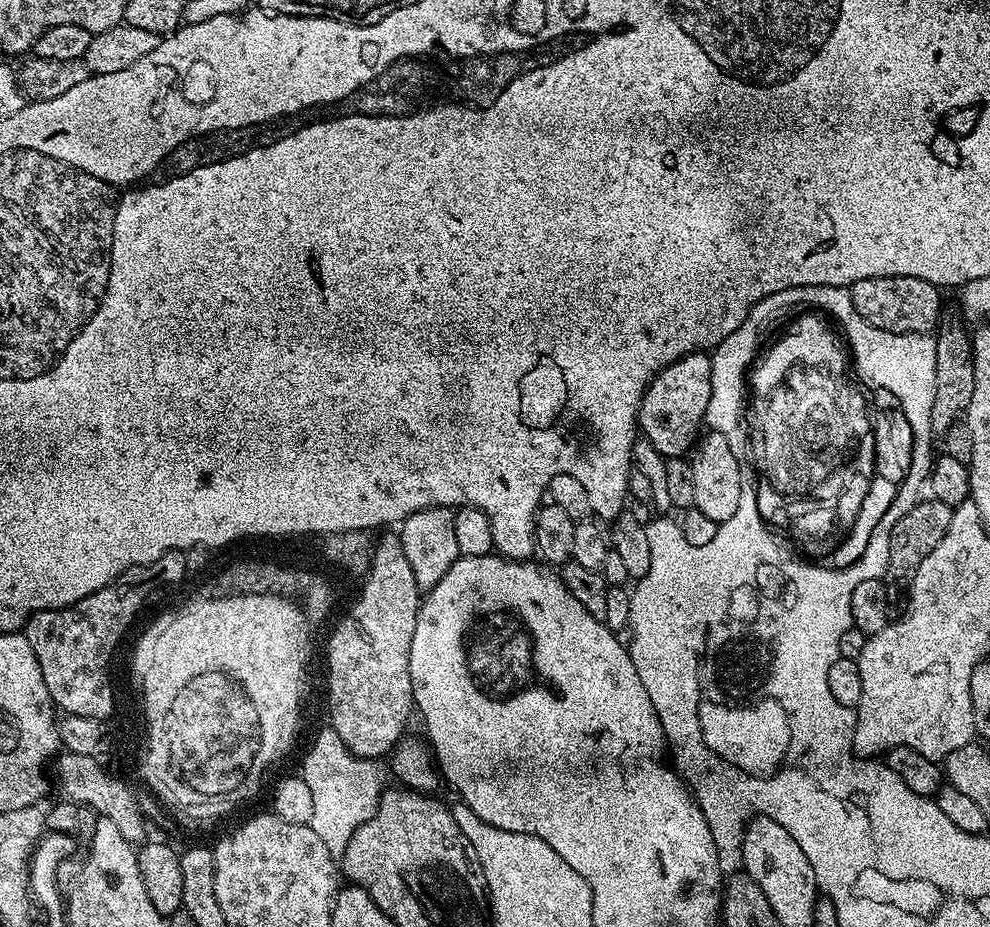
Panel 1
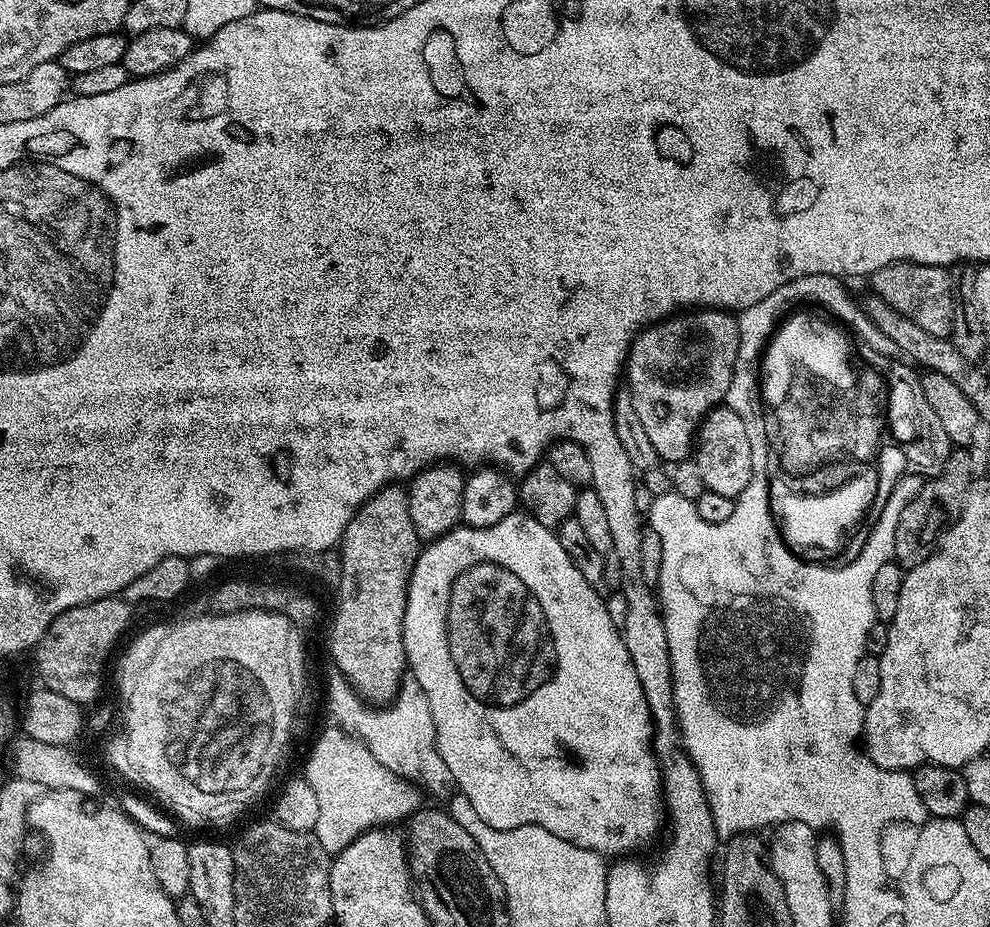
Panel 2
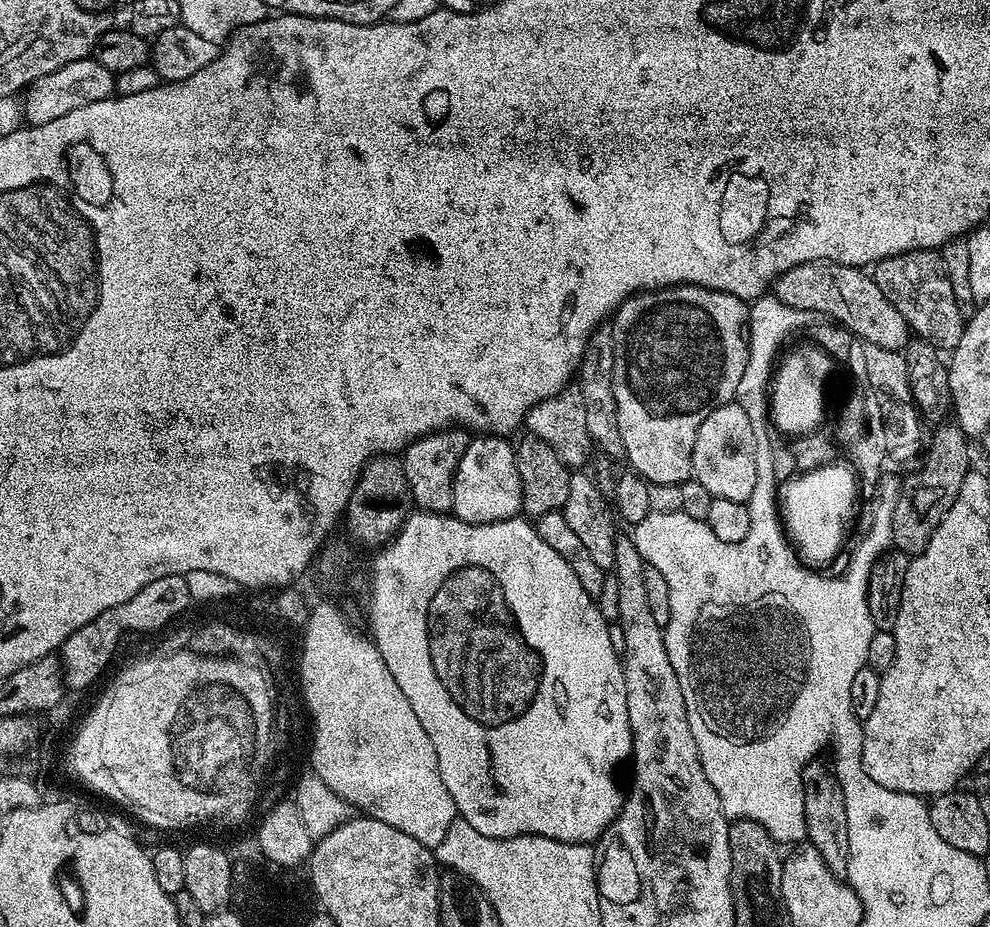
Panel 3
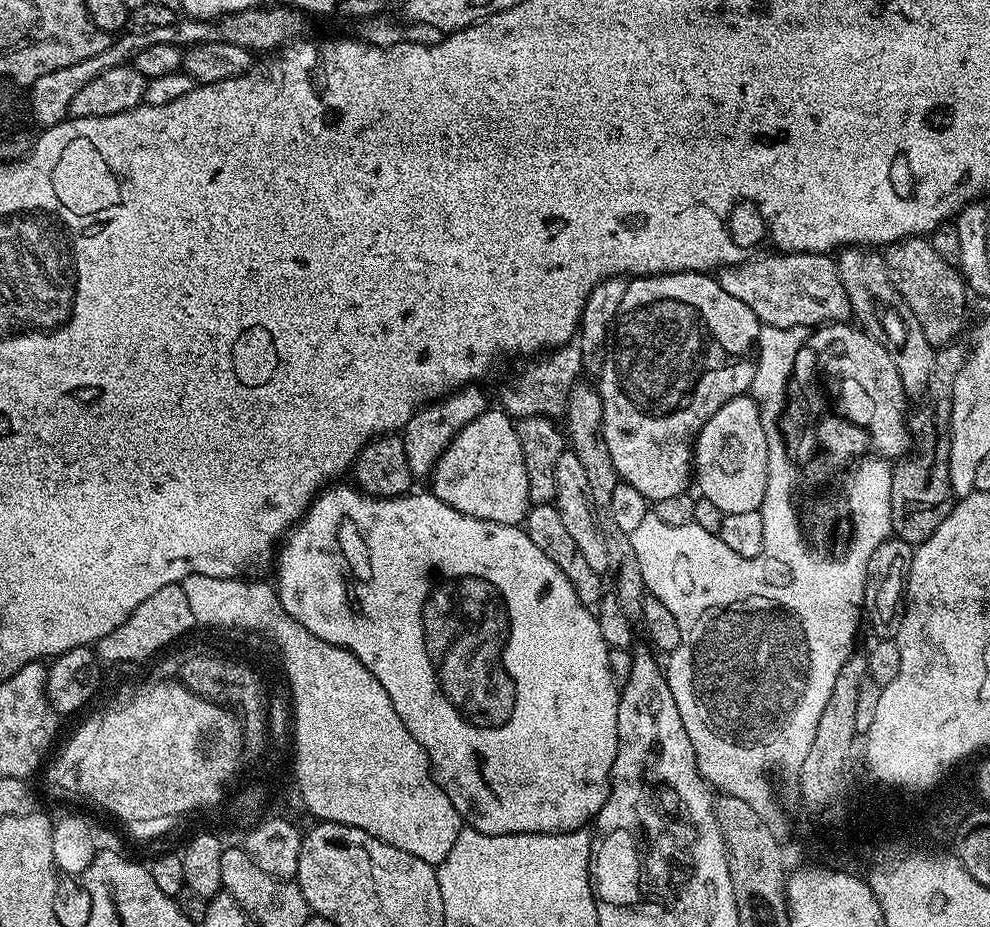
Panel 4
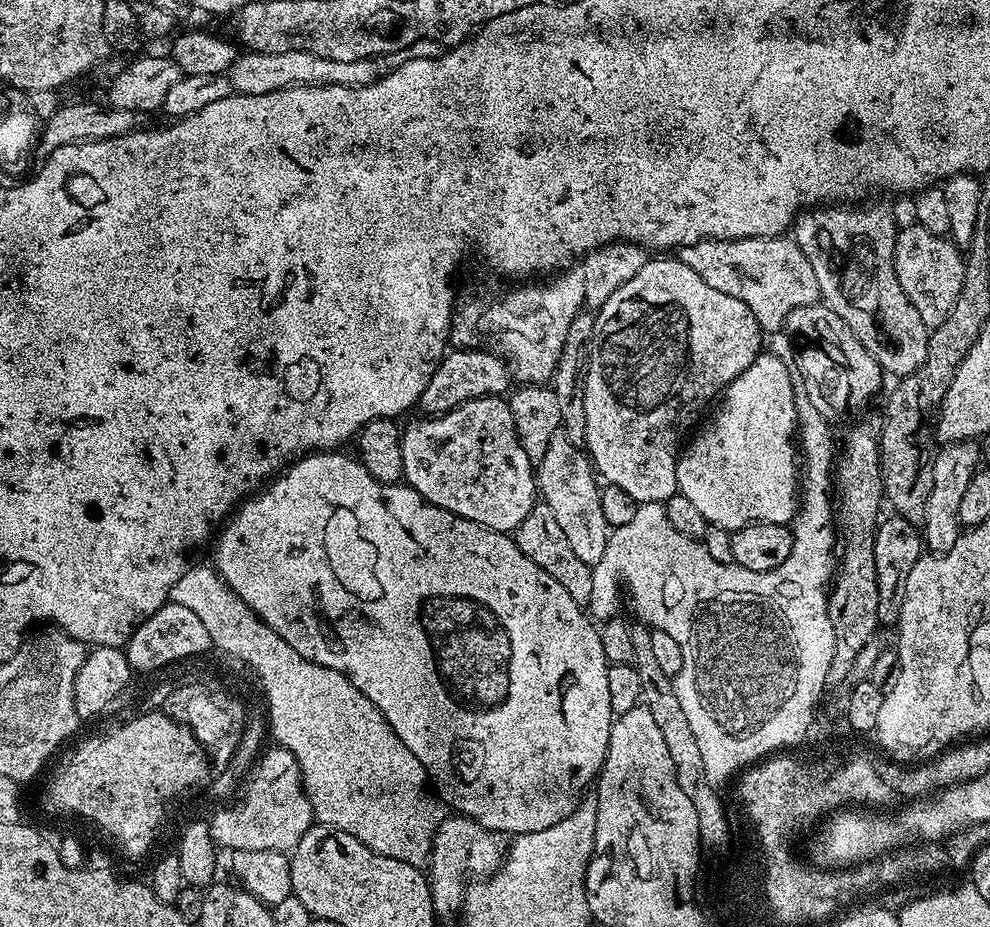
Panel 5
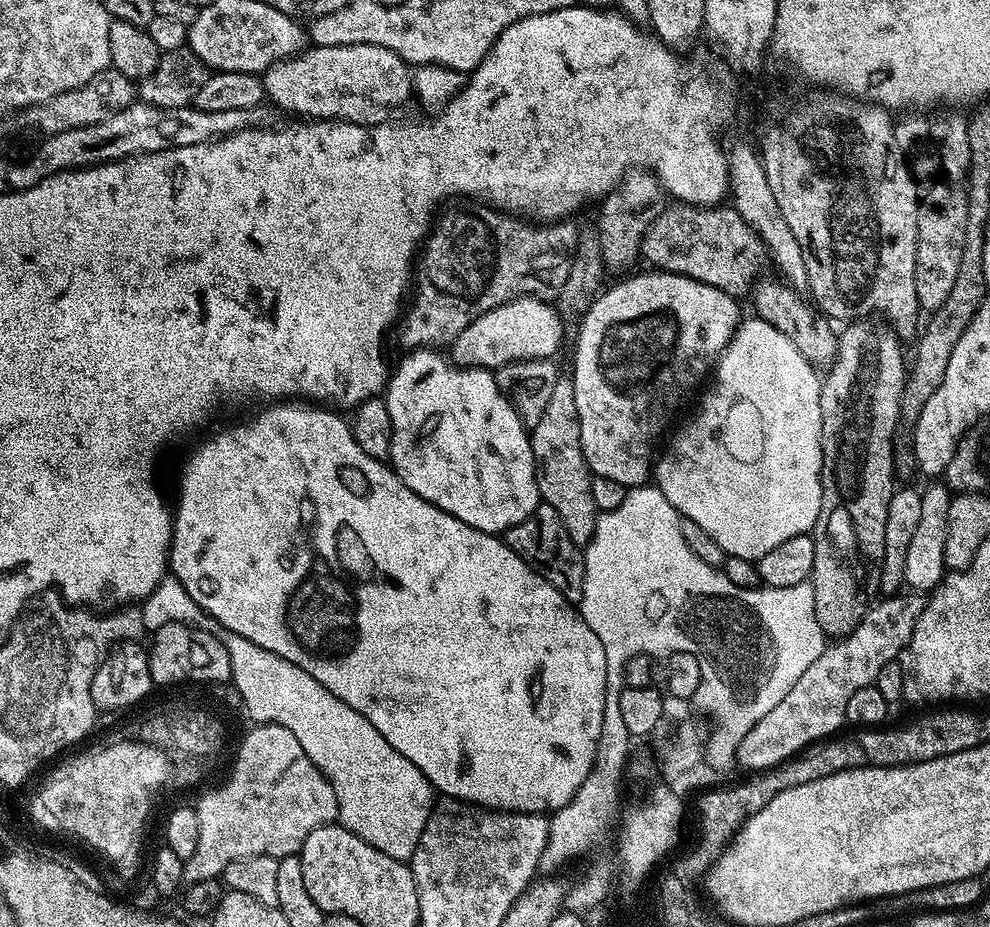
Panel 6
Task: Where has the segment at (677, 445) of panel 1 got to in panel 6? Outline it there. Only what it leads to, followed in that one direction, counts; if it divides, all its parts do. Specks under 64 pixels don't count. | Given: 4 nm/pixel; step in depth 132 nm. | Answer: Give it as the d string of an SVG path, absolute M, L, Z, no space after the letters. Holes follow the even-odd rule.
M647 270L640 272L637 276L628 276L625 280L617 282L613 288L605 287L596 296L586 311L583 313L584 321L580 324L580 333L576 336L576 353L572 356L572 385L574 386L574 403L578 406L578 426L580 427L580 441L582 442L582 454L588 463L588 469L593 474L602 478L614 478L614 482L622 482L626 487L638 488L647 485L650 473L654 468L654 452L652 447L656 439L668 428L676 407L699 386L705 383L706 377L713 371L714 365L721 352L728 347L732 336L742 323L740 308L737 297L728 292L718 290L709 284L703 284L697 280L691 280L689 276L680 276L677 272L662 272L659 270Z

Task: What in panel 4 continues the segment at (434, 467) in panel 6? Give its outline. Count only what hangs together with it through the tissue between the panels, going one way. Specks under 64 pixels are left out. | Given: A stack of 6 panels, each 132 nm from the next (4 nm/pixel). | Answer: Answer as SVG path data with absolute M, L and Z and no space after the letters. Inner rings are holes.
M489 410L470 422L444 451L430 477L431 495L446 506L479 520L519 525L528 514L526 462L518 442L513 417L503 410Z

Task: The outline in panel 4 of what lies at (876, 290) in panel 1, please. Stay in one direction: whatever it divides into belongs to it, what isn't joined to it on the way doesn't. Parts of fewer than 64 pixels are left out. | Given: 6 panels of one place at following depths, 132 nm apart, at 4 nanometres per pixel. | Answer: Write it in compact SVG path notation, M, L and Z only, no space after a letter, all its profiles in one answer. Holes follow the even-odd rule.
M913 236L887 245L882 255L894 290L898 290L902 302L906 302L914 318L918 318L918 326L922 326L926 342L933 346L943 346L955 341L956 334L964 322L964 303L970 300L957 265L943 261L930 240L924 236Z

